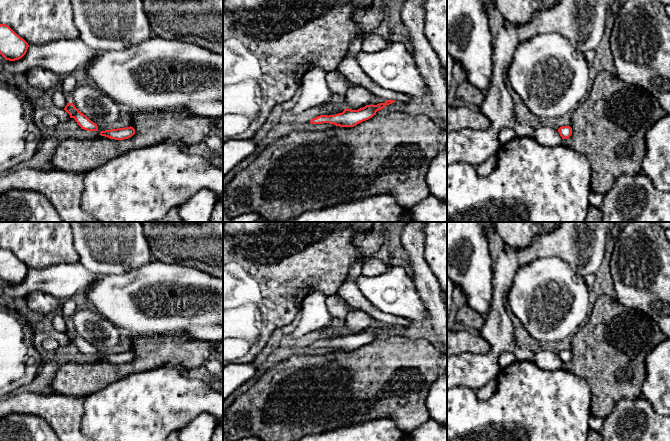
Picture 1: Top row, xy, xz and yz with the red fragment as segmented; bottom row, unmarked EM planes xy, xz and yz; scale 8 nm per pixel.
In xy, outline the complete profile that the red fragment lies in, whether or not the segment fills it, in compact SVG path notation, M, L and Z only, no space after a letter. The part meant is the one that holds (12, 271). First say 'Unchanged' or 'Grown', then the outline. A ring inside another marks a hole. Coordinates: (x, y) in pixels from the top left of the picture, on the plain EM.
Unchanged. M0 248L0 278L9 285L21 283L27 276L28 267L8 249Z

